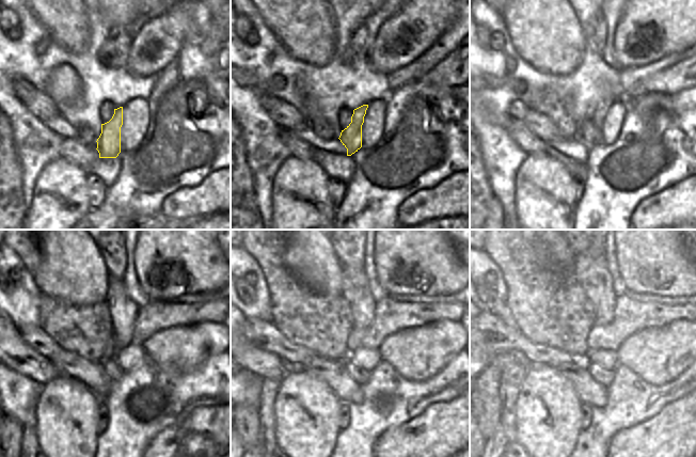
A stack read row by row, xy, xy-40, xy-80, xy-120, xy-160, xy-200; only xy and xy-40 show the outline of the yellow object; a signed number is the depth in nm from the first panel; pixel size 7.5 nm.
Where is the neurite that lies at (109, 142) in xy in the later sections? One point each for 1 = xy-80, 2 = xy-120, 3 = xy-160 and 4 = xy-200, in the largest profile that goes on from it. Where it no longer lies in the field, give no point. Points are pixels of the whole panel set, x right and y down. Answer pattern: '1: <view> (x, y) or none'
1: xy-80 (594, 63)
2: xy-120 (123, 310)
3: xy-160 (356, 289)
4: xy-200 (592, 274)

